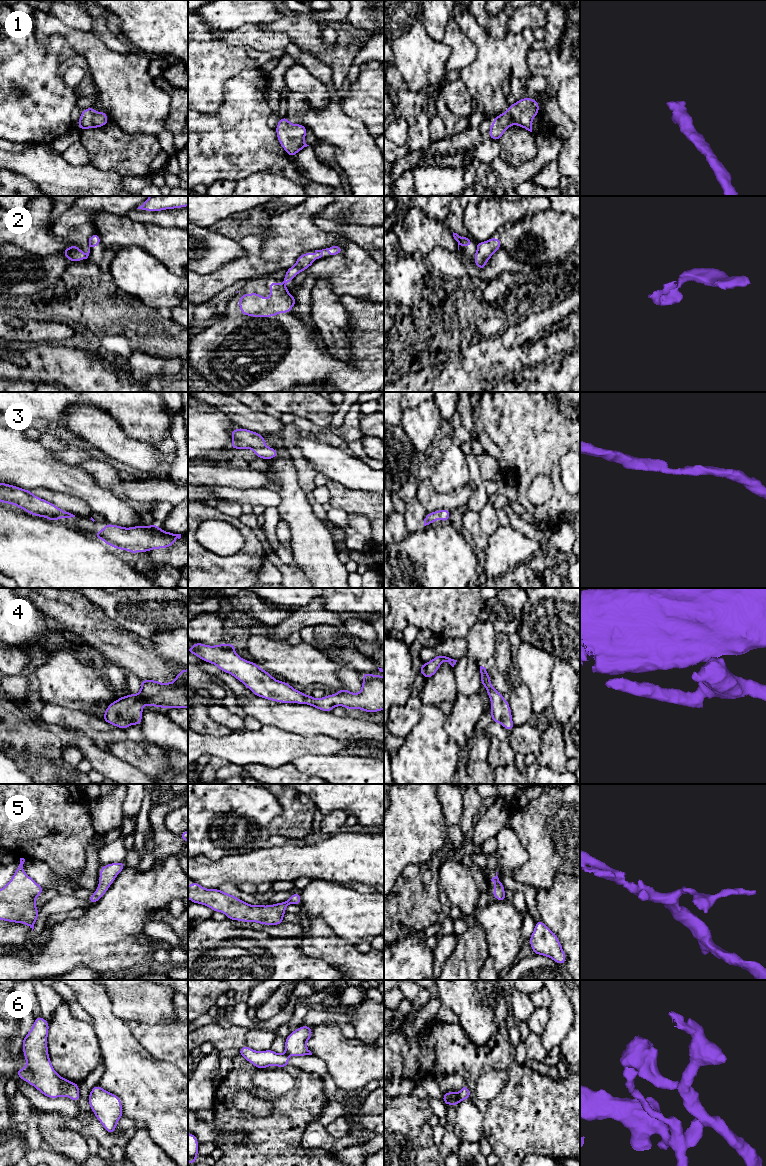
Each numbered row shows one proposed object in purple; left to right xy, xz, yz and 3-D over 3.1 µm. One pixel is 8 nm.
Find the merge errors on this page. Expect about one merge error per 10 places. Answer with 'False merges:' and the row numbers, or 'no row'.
False merges: 2, 6

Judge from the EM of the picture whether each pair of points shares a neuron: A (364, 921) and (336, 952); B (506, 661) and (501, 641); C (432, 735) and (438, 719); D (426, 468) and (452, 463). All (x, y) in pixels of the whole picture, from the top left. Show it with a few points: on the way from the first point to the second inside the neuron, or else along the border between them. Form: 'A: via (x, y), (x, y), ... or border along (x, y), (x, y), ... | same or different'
A: border along (327, 926), (336, 936), (354, 945) | different
B: via (503, 656), (503, 646) | same
C: via (432, 731), (434, 723) | same
D: border along (436, 463), (432, 474), (428, 478) | different

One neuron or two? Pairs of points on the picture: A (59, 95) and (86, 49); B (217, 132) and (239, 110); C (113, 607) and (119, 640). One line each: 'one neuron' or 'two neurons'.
A: two neurons
B: one neuron
C: two neurons

